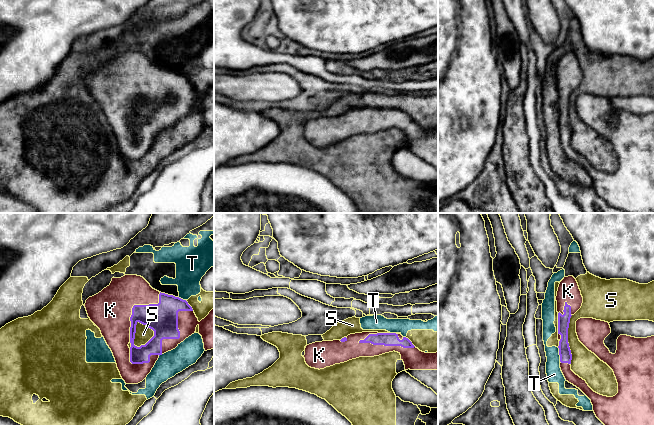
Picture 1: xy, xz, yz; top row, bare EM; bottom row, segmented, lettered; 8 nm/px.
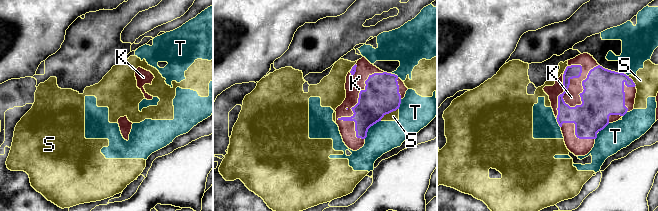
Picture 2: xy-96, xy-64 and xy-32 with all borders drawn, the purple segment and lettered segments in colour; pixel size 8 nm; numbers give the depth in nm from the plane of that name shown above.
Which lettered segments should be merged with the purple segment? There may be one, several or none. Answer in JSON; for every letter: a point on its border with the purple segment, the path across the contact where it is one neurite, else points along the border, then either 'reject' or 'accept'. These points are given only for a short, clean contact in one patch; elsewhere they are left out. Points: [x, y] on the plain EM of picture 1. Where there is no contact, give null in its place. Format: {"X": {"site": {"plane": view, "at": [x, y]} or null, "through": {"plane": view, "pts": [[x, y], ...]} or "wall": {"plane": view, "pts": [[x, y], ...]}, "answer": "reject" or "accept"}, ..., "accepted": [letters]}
{"K": {"site": {"plane": "xz", "at": [386, 121]}, "answer": "accept"}, "S": {"site": {"plane": "xy", "at": [134, 111]}, "answer": "reject"}, "T": {"site": {"plane": "yz", "at": [559, 130]}, "answer": "reject"}, "accepted": ["K"]}

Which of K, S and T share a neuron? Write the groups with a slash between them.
K / S T

